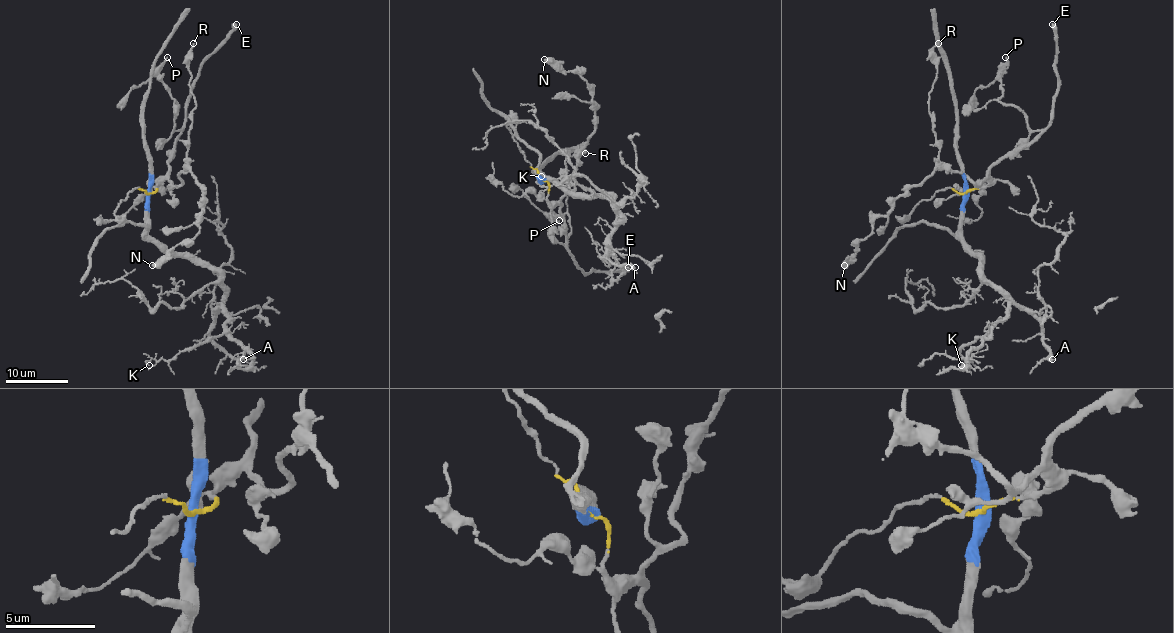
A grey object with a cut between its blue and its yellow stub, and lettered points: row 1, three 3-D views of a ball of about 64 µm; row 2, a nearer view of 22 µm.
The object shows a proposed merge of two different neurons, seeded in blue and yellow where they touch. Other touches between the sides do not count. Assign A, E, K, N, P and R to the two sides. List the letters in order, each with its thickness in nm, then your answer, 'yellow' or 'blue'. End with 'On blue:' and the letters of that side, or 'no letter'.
A: 360 nm | blue
E: 550 nm | yellow
K: 130 nm | blue
N: 550 nm | yellow
P: 240 nm | yellow
R: 190 nm | yellow
On blue: A, K

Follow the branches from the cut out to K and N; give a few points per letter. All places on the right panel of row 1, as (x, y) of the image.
K: (964, 192), (962, 239), (979, 260), (979, 271), (1007, 302), (1007, 311), (960, 350), (973, 360), (960, 364)
N: (964, 192), (987, 181), (979, 185), (937, 169), (874, 219), (845, 266)

